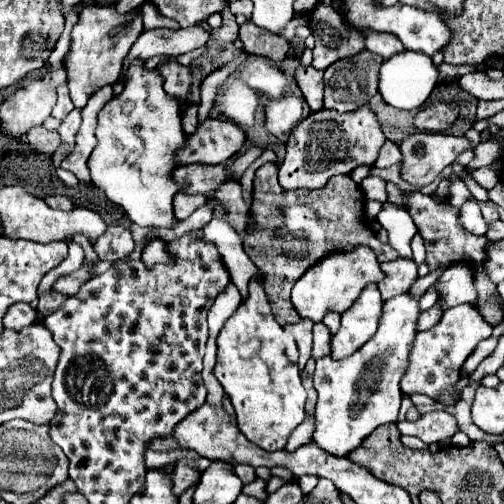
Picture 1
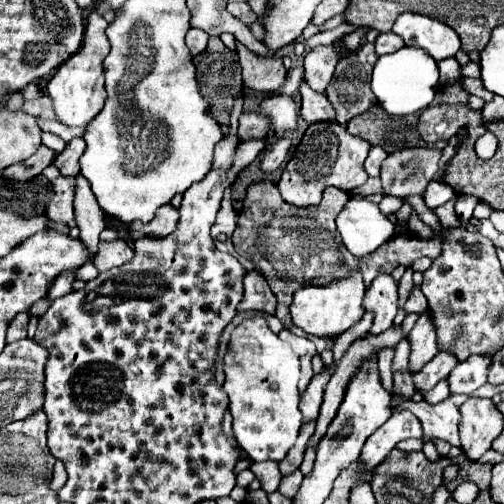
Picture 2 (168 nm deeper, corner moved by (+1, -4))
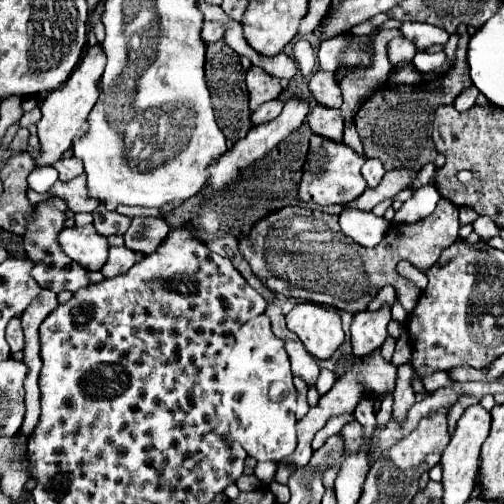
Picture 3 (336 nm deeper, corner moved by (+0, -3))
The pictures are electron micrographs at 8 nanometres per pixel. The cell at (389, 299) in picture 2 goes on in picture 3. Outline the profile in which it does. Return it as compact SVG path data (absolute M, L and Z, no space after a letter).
M390 309L380 311L360 311L352 321L352 353L362 359L376 351L388 337L386 327L390 323Z

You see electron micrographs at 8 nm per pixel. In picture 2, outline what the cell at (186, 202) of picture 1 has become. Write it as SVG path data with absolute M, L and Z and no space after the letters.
M165 204L165 206L161 206L157 210L157 216L149 224L141 224L139 220L133 222L129 226L131 238L139 240L139 238L143 238L143 234L153 236L153 238L163 238L163 236L167 236L167 234L171 234L175 230L177 216L179 216L179 210L175 206L171 206L171 204Z

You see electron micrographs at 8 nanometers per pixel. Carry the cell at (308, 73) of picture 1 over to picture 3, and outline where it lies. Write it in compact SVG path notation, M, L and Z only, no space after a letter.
M316 105L308 115L308 123L316 135L322 135L334 143L342 143L344 119L340 109L328 109L328 107Z

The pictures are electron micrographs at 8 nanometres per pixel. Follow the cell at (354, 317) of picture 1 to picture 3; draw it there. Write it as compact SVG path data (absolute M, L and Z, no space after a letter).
M264 461L264 463L258 463L256 465L254 475L268 485L268 483L274 481L274 471L276 471L276 463L274 461Z

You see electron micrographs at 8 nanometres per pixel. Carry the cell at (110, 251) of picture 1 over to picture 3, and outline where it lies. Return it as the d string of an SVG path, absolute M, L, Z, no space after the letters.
M110 247L108 251L108 261L102 267L104 277L114 277L126 273L132 265L136 263L136 255L128 247Z

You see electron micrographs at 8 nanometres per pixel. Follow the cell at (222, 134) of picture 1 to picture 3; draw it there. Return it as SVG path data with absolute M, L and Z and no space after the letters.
M274 99L274 101L268 101L268 103L260 105L258 111L254 111L254 115L252 115L252 125L272 121L274 117L278 117L282 113L282 107L284 107L284 103L280 99Z

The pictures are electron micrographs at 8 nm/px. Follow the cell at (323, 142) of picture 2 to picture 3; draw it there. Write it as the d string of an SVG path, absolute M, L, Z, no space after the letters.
M314 135L310 141L310 151L304 165L304 177L298 191L300 201L304 205L318 205L318 207L354 201L358 195L366 191L366 181L360 173L362 165L364 165L364 157L358 157L348 145L334 143L330 139Z

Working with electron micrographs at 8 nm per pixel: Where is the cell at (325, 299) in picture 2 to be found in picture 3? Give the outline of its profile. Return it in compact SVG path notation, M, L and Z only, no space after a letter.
M296 303L286 315L286 327L296 333L306 351L320 361L330 359L344 341L340 311L326 311L314 303Z

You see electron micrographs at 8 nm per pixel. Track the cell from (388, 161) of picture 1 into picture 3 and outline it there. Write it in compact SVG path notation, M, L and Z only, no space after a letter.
M366 159L364 167L362 167L362 175L368 183L368 187L376 187L380 181L382 181L382 175L384 175L384 167L378 159Z

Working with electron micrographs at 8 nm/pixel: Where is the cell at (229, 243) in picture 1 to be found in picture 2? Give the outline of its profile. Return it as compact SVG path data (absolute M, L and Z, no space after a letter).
M249 270L245 274L243 288L245 288L245 292L243 292L241 304L237 306L237 312L247 312L247 310L259 310L259 312L267 312L267 314L275 312L277 298L271 292L261 270Z

